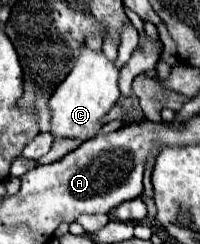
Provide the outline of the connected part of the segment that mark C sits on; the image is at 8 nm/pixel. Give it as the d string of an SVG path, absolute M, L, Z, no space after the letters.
M82 46L72 72L64 78L64 82L60 82L60 86L56 86L52 98L48 100L48 108L52 114L52 126L48 132L54 138L88 140L96 136L102 128L102 118L120 98L118 72L120 70L116 68L116 64L110 62L104 52L94 52L88 46Z

